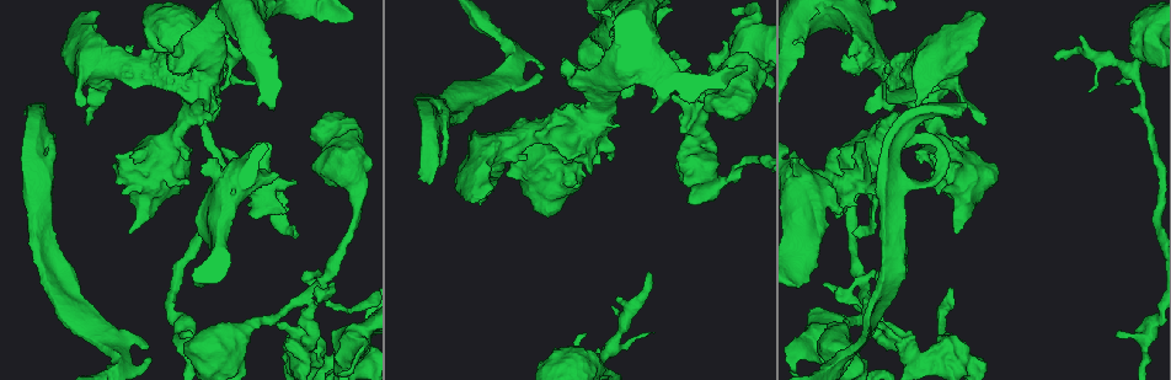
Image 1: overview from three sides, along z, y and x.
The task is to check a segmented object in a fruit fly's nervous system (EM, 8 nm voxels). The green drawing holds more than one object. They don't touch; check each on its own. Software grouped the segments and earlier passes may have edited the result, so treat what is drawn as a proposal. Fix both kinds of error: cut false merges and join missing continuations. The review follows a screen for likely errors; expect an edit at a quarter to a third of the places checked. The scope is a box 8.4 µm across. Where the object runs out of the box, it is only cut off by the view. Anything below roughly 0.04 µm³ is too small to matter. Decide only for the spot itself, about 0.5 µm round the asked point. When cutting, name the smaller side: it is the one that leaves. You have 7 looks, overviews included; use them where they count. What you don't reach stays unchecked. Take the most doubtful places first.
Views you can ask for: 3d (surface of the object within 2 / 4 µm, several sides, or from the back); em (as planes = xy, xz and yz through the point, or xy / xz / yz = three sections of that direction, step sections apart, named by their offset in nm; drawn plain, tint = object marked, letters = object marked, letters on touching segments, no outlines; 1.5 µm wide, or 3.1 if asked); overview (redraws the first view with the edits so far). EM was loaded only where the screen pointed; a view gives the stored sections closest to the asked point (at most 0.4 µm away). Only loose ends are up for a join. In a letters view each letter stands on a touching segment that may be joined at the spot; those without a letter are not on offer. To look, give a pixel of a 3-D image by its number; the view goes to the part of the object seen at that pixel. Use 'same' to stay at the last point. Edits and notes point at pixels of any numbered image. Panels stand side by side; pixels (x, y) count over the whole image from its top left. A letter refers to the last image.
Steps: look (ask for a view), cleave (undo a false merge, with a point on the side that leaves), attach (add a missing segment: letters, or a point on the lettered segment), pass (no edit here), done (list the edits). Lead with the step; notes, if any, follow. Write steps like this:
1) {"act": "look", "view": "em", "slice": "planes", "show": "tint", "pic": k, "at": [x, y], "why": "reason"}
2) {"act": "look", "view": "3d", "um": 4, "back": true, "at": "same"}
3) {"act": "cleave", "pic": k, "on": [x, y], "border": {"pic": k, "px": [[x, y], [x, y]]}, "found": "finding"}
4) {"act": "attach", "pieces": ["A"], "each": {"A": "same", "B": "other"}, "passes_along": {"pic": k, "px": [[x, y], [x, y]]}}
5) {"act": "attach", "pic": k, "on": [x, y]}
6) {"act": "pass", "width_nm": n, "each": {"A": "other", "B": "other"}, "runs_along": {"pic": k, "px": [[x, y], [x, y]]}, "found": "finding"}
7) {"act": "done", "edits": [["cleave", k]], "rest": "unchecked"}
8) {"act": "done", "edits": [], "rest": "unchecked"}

{"act": "look", "view": "3d", "um": 2, "pic": 1, "at": [838, 216], "why": "free end"}

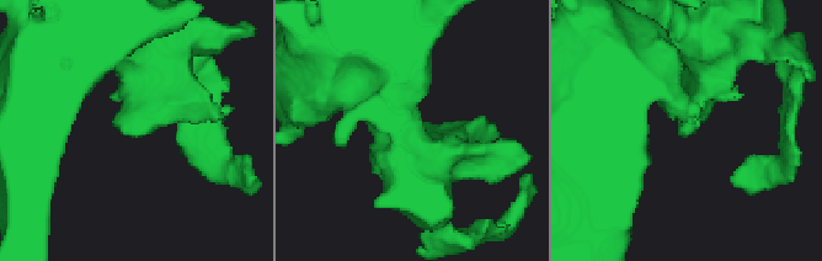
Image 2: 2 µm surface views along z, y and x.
{"act": "look", "view": "em", "slice": "xz", "step": 4, "show": "tint", "pic": 2, "at": [691, 131], "why": "shape alone is not enough"}

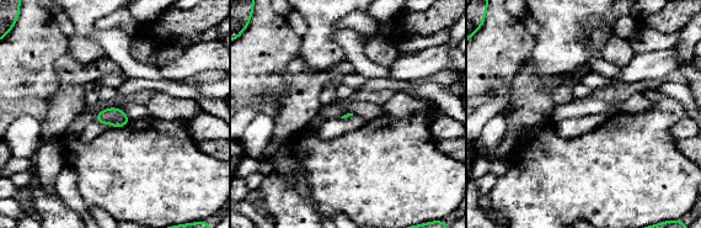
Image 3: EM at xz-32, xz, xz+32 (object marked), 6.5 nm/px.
{"act": "look", "view": "em", "slice": "planes", "show": "letters", "at": "same"}

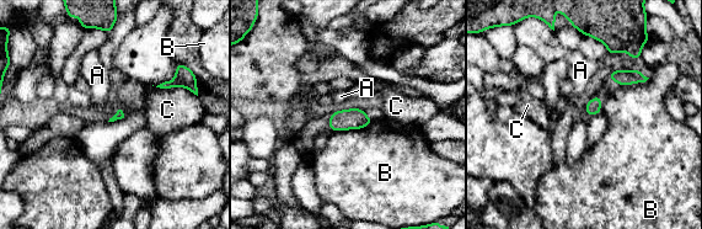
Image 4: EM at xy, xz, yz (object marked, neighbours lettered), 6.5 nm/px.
{"act": "pass", "each": {"A": "other", "B": "other", "C": "other"}, "border": {"pic": 4, "px": [[374, 121], [360, 128], [335, 132]]}, "found": "none of them fits"}

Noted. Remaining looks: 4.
{"act": "look", "view": "em", "slice": "planes", "show": "letters", "pic": 1, "at": [23, 147], "why": "an open end"}

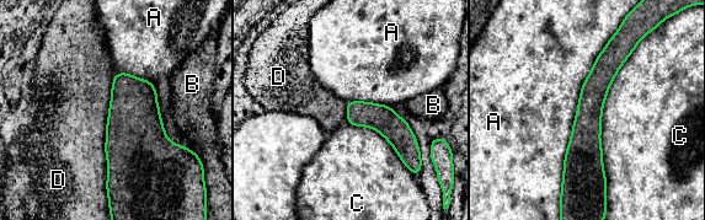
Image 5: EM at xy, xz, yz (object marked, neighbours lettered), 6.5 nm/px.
{"act": "pass", "each": {"A": "other", "B": "other", "C": "other", "D": "other"}, "found": "no lettered segment goes on from it"}

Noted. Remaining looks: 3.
{"act": "look", "view": "em", "slice": "planes", "show": "letters", "pic": 1, "at": [650, 274], "why": "an open end"}

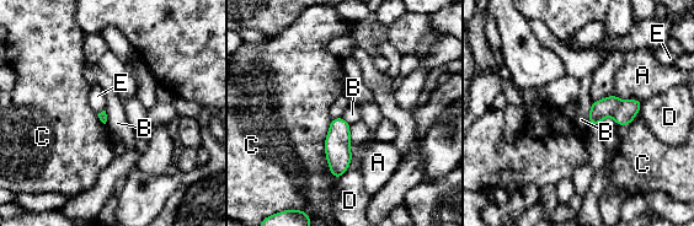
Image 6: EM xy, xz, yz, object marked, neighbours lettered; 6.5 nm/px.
{"act": "pass", "longest_contact_nm": ["C", 400], "each": {"A": "other", "B": "other", "C": "other", "D": "other", "E": "other"}, "found": "none of them fits"}

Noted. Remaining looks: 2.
{"act": "done", "edits": [], "rest": "unchecked"}

